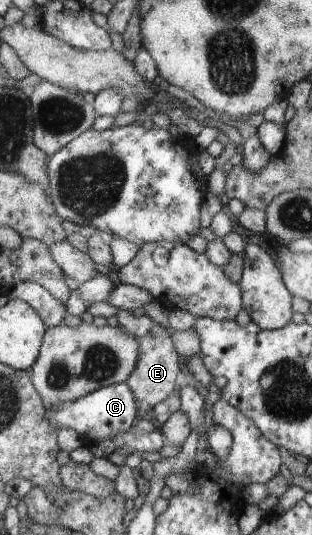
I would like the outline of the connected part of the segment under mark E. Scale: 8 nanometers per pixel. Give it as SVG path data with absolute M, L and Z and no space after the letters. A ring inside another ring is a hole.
M118 309L115 316L118 324L123 325L124 329L140 341L140 359L137 360L136 370L132 372L125 384L128 384L135 393L138 415L141 418L144 414L158 411L164 400L176 390L180 384L179 373L183 369L182 358L173 347L170 332L160 324L153 322L146 314L140 318L134 318L128 314L122 314L122 310Z

